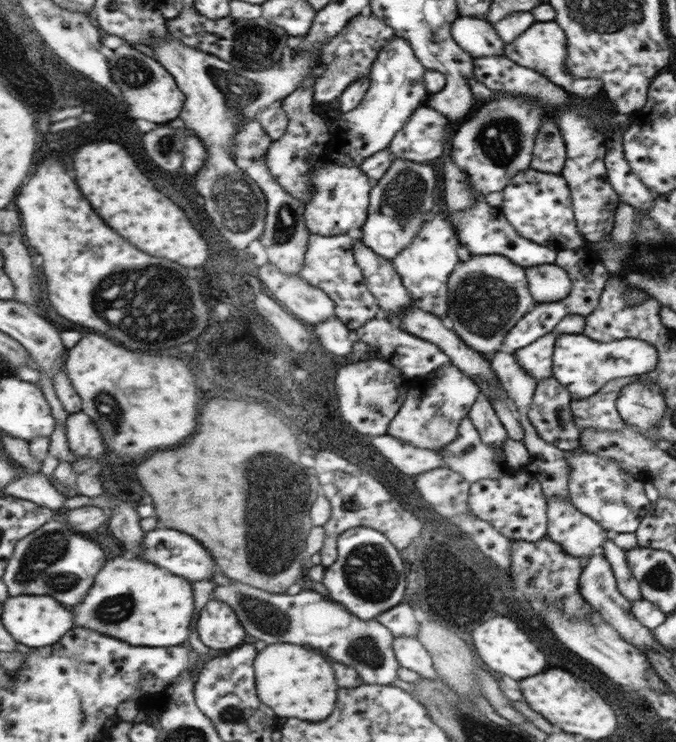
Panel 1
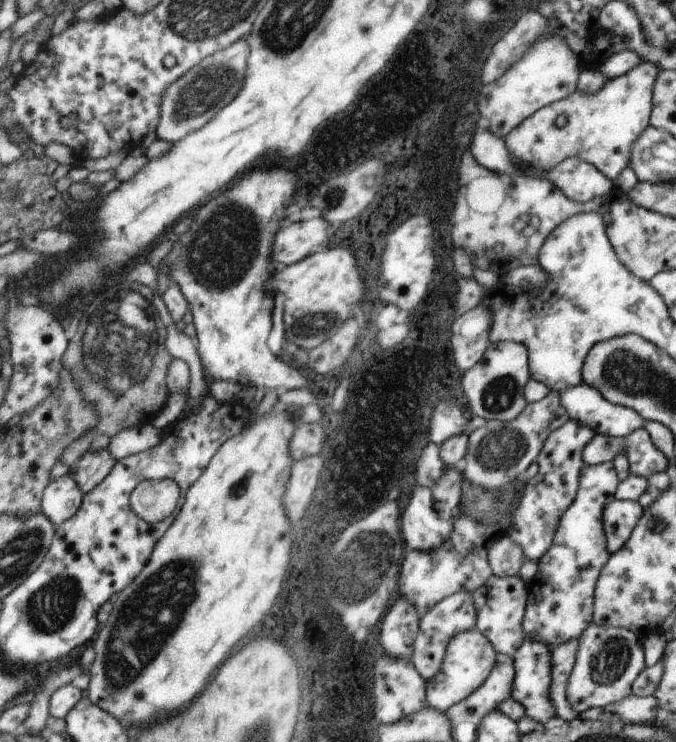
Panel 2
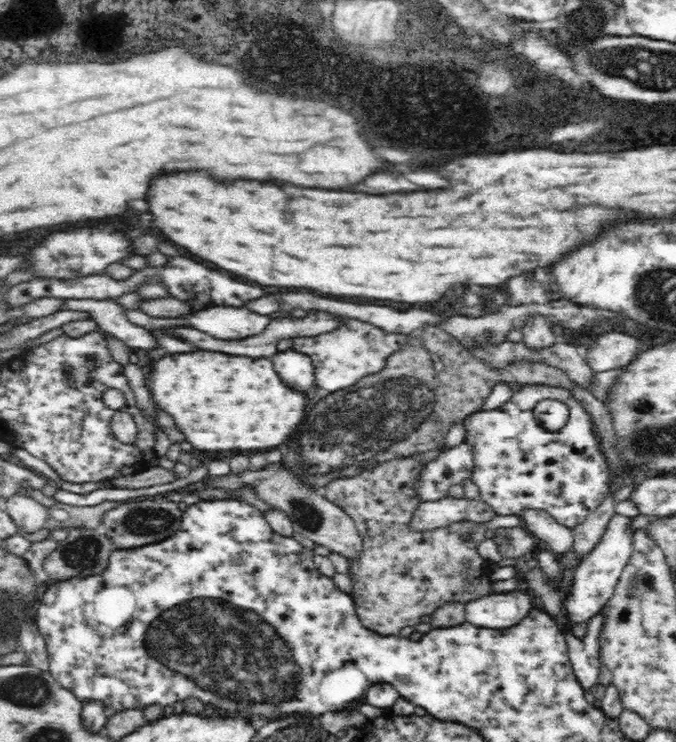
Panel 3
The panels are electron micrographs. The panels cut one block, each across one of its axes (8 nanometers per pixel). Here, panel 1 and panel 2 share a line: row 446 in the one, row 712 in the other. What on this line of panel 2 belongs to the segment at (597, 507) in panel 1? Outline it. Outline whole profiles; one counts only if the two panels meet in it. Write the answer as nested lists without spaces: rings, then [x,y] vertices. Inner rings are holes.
[[[593,622],[577,638],[575,664],[565,686],[567,702],[577,714],[619,702],[621,698],[631,696],[631,684],[643,668],[643,638],[623,628],[607,628]]]

